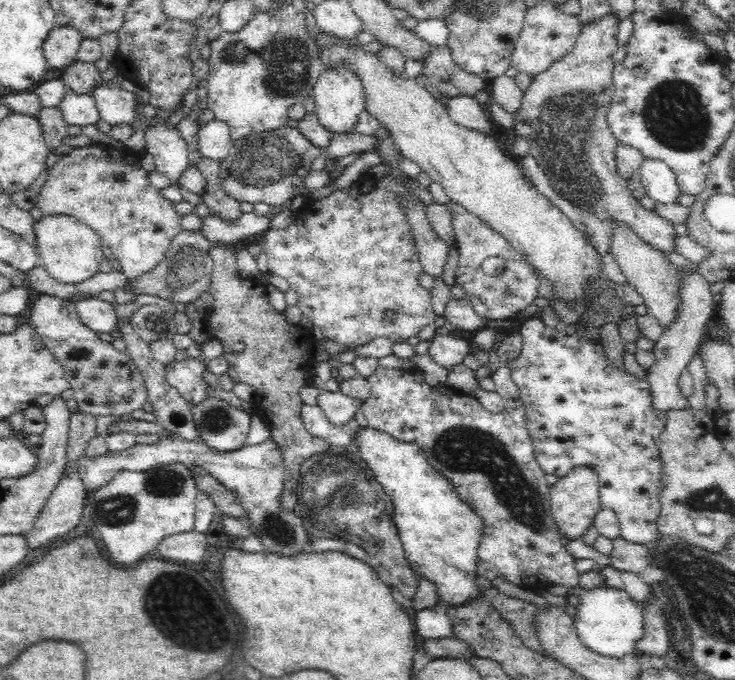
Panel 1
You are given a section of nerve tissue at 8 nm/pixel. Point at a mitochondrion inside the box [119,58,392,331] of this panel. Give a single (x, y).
(259, 166)

